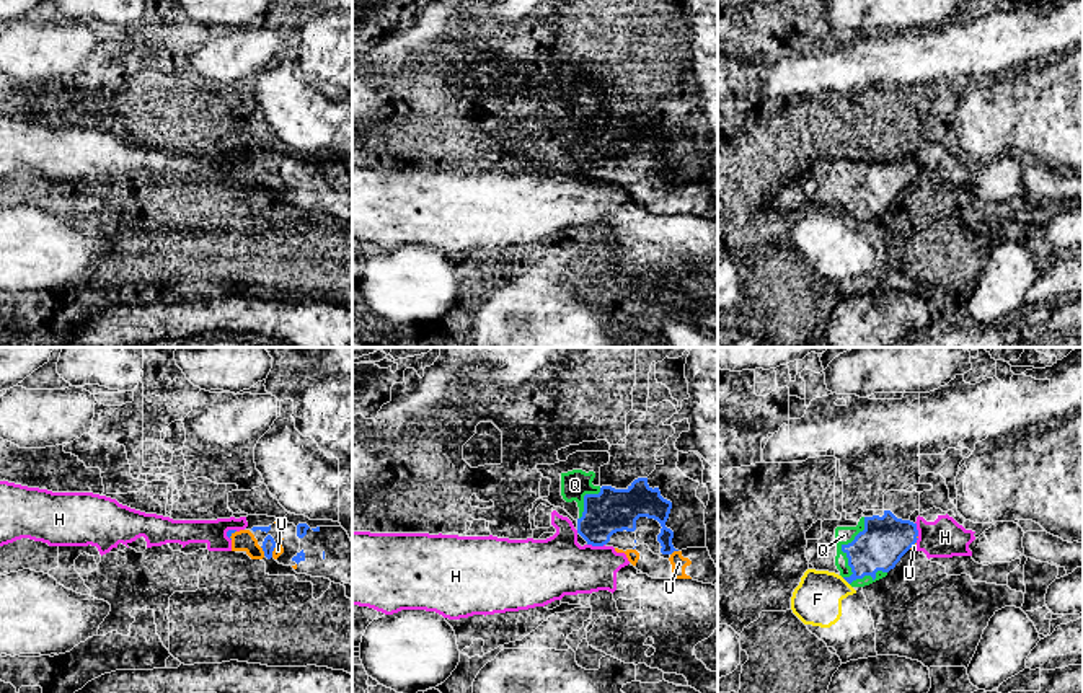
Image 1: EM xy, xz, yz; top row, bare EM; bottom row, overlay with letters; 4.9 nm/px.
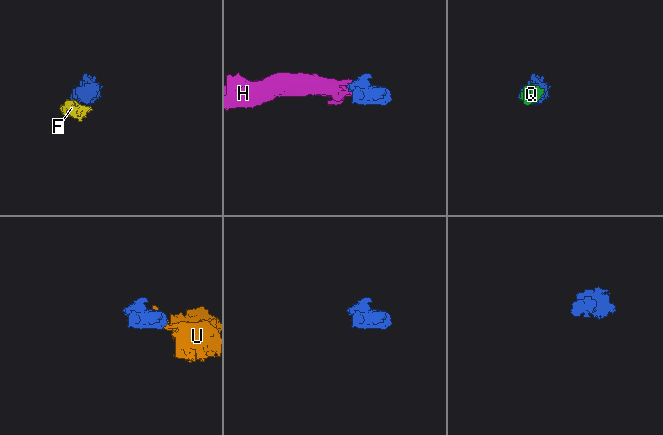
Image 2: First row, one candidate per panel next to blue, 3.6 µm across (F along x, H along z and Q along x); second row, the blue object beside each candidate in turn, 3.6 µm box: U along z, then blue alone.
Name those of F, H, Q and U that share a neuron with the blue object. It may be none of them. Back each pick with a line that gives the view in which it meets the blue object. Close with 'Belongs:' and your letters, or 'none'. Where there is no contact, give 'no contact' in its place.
Q: yz
U: xy
Belongs: Q, U

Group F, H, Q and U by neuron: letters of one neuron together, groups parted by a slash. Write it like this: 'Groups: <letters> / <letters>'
Groups: F / H / Q U

